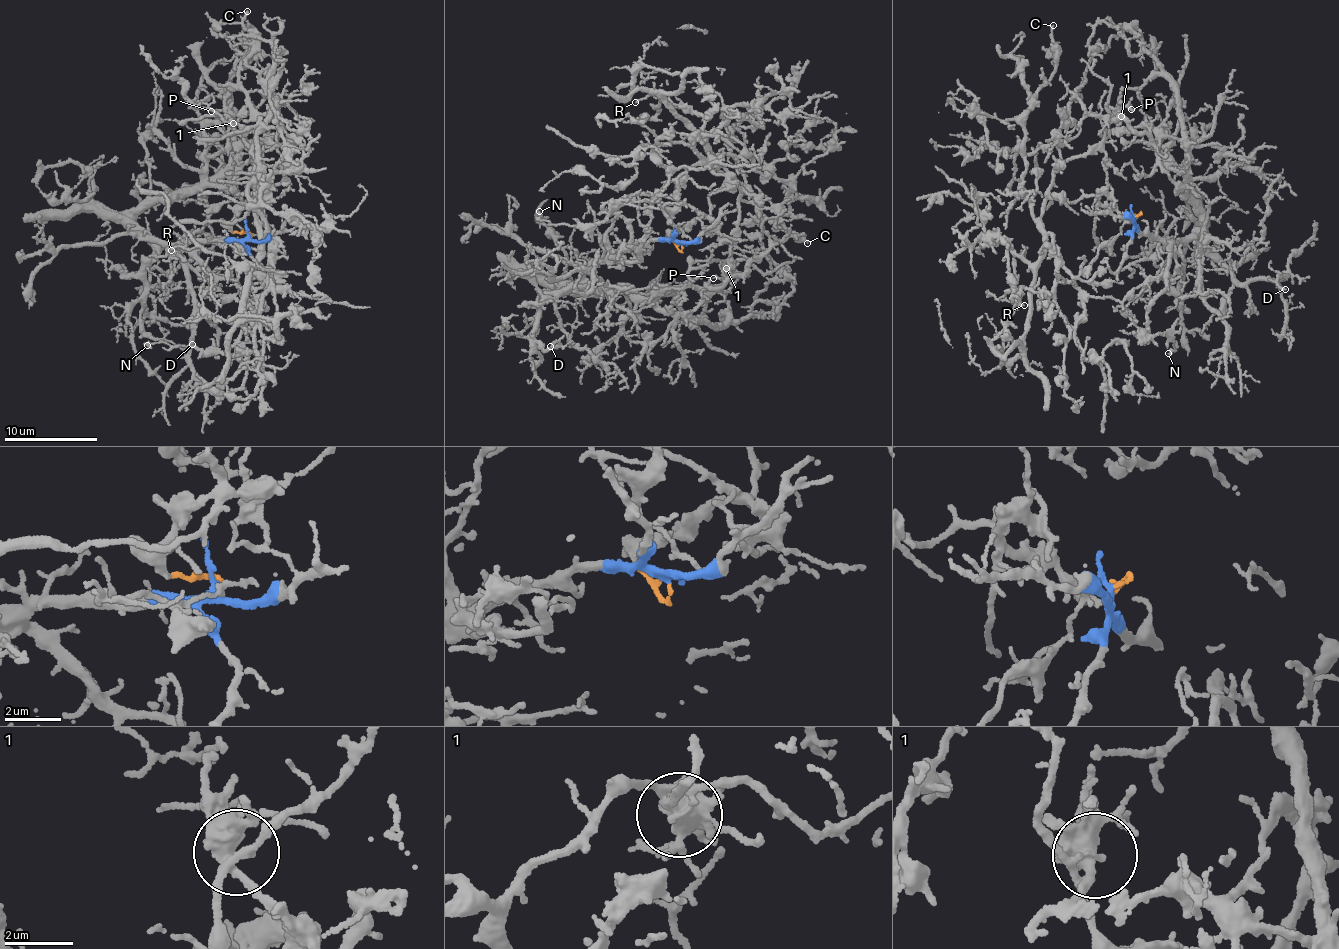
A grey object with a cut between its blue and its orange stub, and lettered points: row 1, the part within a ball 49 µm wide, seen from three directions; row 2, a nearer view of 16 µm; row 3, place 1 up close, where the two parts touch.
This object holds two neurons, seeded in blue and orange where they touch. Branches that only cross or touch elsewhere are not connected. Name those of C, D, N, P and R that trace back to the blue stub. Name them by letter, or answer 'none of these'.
D

